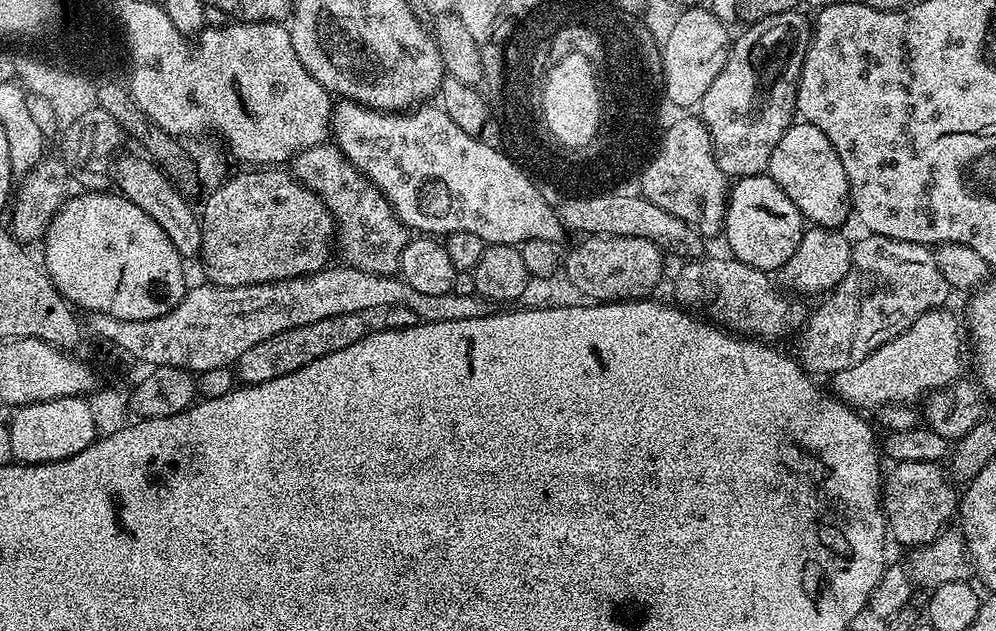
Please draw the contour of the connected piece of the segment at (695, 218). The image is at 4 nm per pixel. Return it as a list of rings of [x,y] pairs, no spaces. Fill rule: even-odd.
[[[684,114],[681,120],[672,120],[653,154],[651,168],[642,174],[650,202],[686,222],[701,237],[719,237],[724,230],[724,213],[730,195],[730,180],[718,166],[712,152],[712,139],[708,128],[696,114]]]

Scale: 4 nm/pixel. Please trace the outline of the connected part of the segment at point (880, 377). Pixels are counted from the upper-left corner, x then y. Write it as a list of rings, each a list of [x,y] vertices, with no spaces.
[[[947,307],[933,308],[922,314],[902,334],[878,346],[862,362],[841,372],[831,373],[830,388],[846,404],[864,410],[867,404],[915,405],[919,396],[929,394],[961,379],[966,364],[966,328]]]

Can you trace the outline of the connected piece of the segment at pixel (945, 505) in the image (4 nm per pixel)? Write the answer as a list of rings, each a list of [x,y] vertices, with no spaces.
[[[895,462],[892,469],[887,469],[882,480],[882,507],[887,531],[900,544],[905,544],[905,549],[921,548],[923,544],[934,542],[938,534],[953,523],[958,512],[958,488],[951,479],[940,469],[937,462]]]

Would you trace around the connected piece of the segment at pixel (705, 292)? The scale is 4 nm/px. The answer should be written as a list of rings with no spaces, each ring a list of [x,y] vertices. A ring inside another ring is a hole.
[[[727,255],[724,256],[712,256],[709,260],[689,259],[685,263],[688,265],[676,276],[675,303],[680,306],[704,304],[715,288],[728,288],[728,320],[733,324],[729,324],[733,329],[744,334],[755,334],[760,338],[782,335],[788,328],[788,319],[792,316],[792,304],[783,296],[785,293],[779,287],[776,289],[772,285],[773,277],[761,268],[755,268],[741,260],[729,258]],[[751,304],[752,317],[748,317],[748,307]]]

